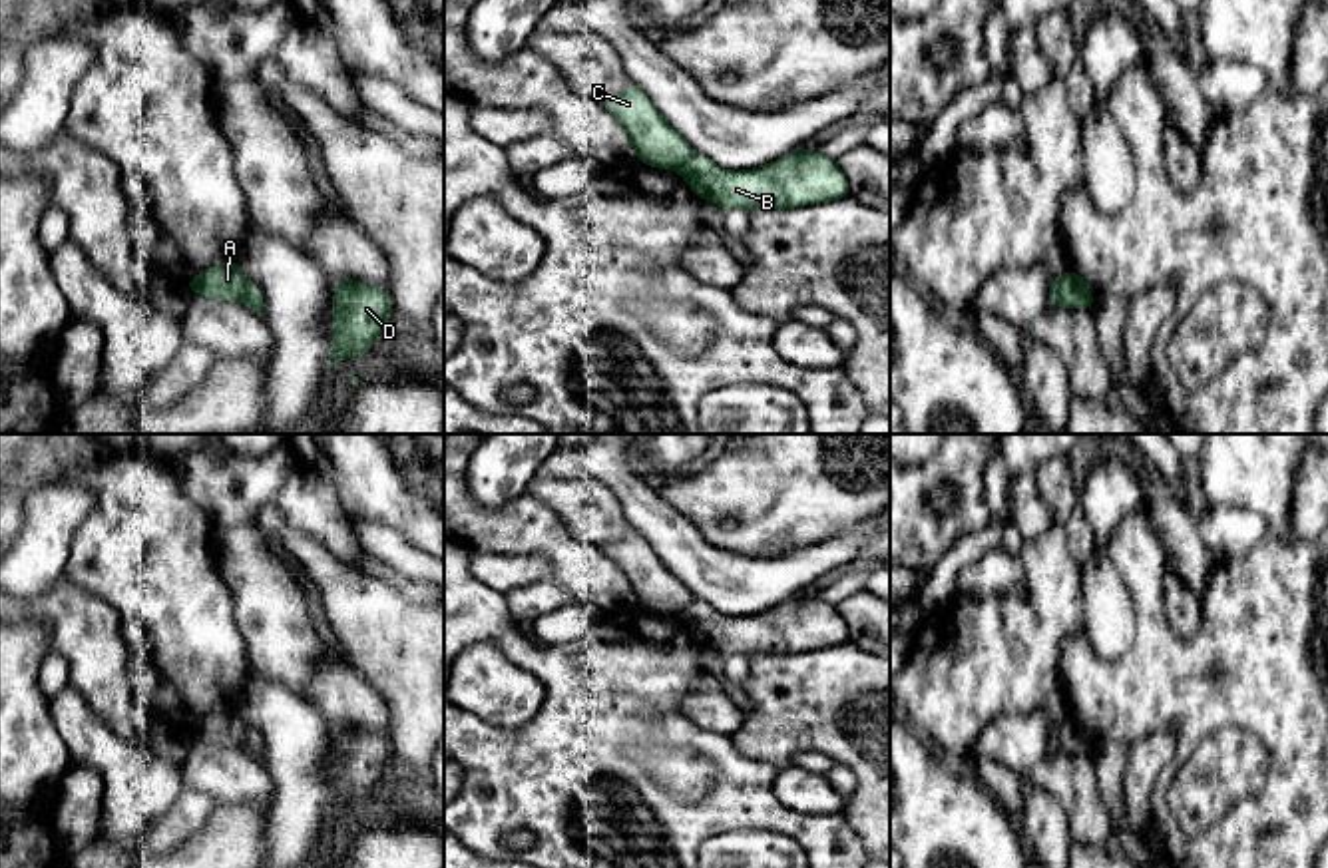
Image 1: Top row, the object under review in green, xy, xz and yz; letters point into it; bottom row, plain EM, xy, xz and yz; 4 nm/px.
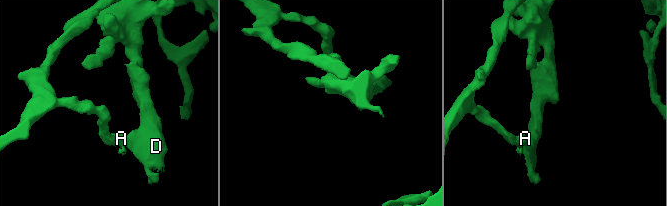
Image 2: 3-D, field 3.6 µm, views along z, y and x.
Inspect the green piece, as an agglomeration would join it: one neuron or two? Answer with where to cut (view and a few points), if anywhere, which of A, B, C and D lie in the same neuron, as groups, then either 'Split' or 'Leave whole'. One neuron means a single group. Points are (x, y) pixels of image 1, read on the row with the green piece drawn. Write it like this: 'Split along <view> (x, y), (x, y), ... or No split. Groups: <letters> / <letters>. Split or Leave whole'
Split along yz (1062, 277), (1058, 303). Groups: A C / B D. Split

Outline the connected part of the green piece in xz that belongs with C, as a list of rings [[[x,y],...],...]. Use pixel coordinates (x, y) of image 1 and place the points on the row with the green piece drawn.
[[[635,84],[609,96],[601,106],[627,129],[633,157],[659,169],[679,169],[695,151],[657,111],[653,102]]]

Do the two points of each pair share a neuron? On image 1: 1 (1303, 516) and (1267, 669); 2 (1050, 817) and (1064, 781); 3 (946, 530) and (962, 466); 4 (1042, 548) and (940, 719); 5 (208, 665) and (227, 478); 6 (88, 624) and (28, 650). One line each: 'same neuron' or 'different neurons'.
1: different neurons
2: different neurons
3: same neuron
4: same neuron
5: different neurons
6: different neurons

